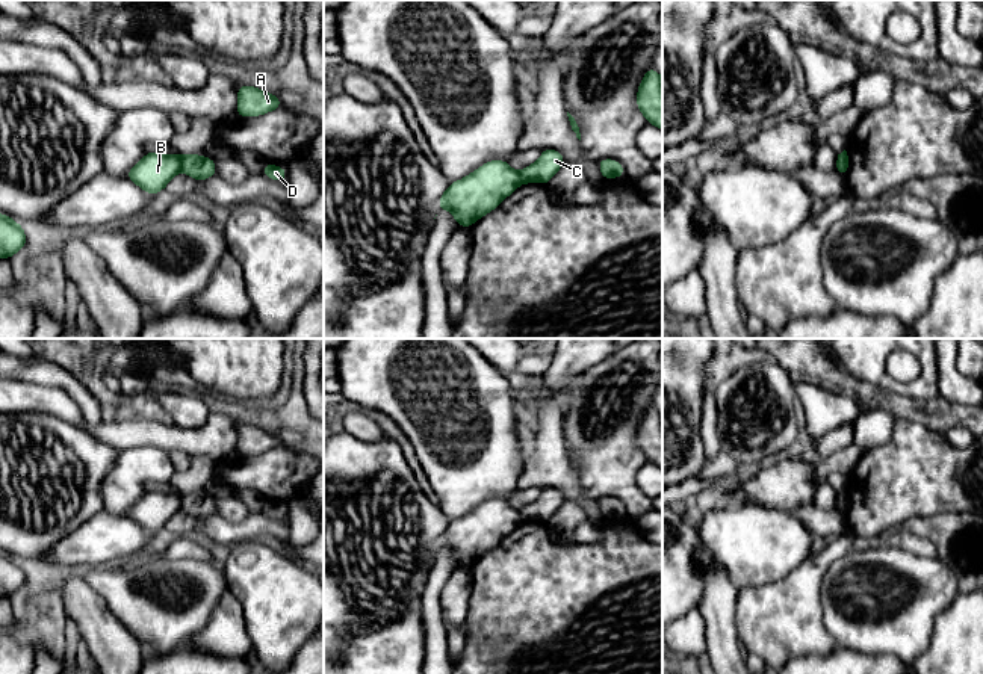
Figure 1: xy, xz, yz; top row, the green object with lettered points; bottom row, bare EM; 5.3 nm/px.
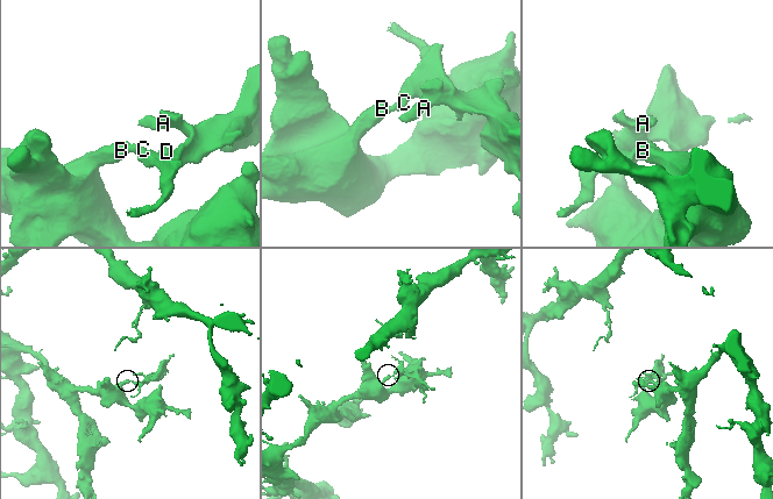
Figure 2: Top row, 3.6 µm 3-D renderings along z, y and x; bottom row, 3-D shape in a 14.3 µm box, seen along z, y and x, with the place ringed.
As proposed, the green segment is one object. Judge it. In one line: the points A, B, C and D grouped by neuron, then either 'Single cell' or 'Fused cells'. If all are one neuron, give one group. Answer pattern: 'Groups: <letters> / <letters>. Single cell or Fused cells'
Groups: A C D / B. Fused cells

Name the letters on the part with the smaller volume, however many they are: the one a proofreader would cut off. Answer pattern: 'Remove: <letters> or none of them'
Remove: A, C, D

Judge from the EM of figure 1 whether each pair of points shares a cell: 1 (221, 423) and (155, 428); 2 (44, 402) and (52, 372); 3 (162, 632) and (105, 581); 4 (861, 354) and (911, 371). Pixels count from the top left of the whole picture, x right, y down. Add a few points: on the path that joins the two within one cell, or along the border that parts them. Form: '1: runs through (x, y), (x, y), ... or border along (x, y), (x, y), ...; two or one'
1: runs through (204, 437), (171, 437); one
2: border along (15, 380), (58, 387), (77, 407); two
3: runs through (148, 618), (118, 588); one
4: border along (886, 357), (894, 378), (912, 381), (921, 372); two

